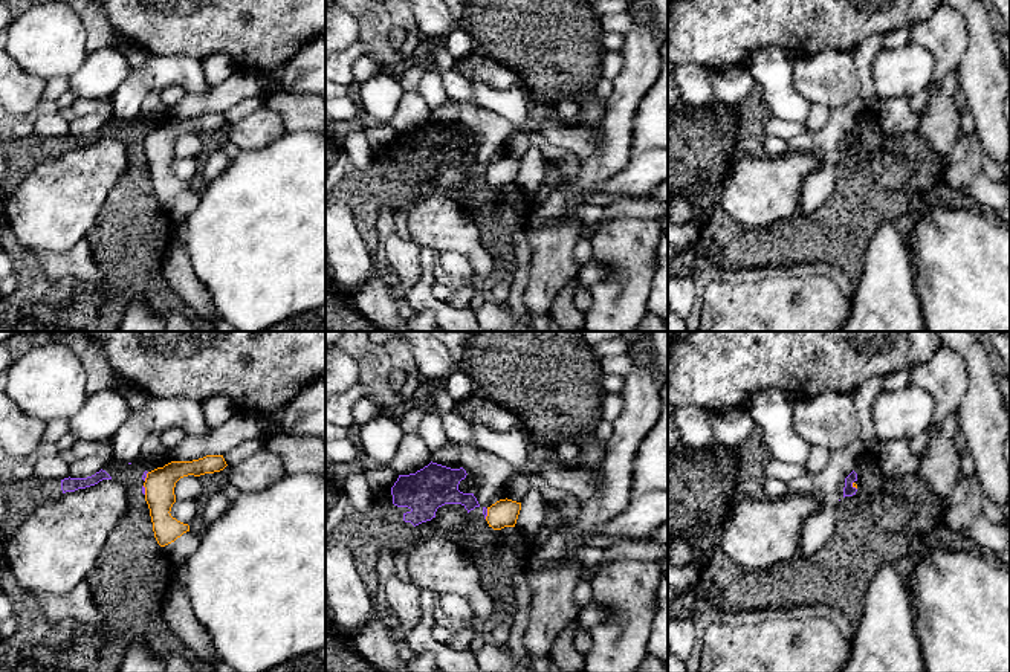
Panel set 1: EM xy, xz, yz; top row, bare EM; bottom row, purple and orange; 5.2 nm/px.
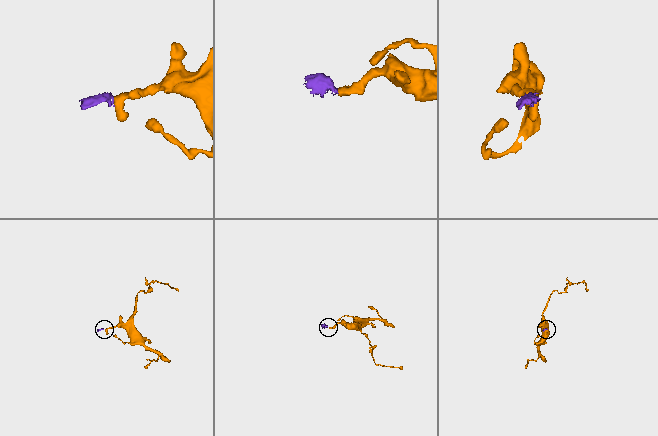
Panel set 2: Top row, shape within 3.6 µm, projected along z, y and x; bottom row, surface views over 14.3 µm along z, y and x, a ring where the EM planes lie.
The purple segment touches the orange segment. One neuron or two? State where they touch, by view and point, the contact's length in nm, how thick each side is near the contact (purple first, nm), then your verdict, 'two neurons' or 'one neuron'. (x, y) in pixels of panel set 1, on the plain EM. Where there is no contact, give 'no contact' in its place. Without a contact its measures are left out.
contact xz (486, 171); length 60 nm; calibres 30 and 140 nm; two neurons

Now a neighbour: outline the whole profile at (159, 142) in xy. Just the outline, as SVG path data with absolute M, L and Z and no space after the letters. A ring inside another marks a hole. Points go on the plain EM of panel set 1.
M206 113L193 119L171 119L147 131L145 159L150 166L153 189L157 202L165 205L189 189L189 183L171 174L176 160L176 141L188 133L200 134L226 125L223 113Z

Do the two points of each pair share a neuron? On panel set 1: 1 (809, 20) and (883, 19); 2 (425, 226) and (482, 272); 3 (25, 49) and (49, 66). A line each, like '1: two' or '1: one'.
1: one
2: one
3: one

